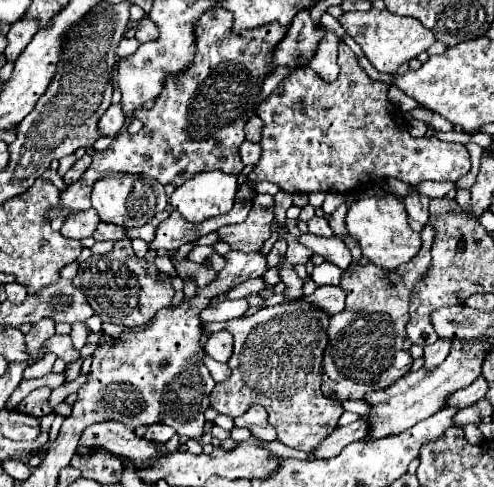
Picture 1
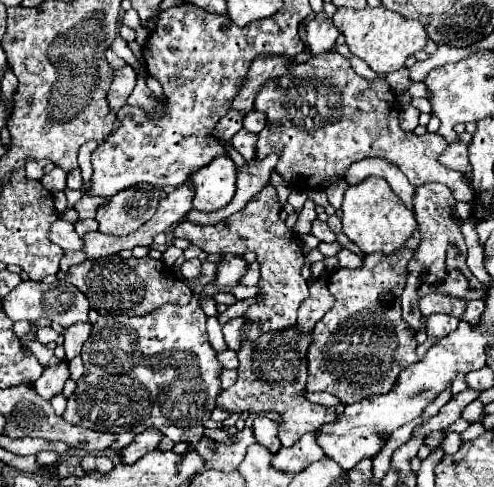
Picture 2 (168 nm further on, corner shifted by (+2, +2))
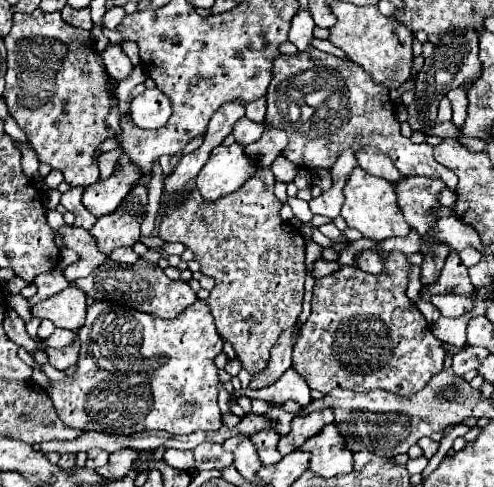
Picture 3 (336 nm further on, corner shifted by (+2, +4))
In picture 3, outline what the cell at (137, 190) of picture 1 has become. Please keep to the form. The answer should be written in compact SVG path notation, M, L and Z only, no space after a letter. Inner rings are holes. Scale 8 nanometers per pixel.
M137 185L115 213L99 217L91 227L89 233L97 241L97 249L101 249L103 255L111 255L117 247L133 247L141 235L139 227L145 217L145 207L147 189Z

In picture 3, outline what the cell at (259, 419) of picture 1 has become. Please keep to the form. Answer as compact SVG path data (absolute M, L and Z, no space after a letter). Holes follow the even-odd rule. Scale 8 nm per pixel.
M263 429L263 431L255 433L255 435L251 435L251 441L257 447L259 459L261 459L263 465L275 465L275 463L279 463L283 459L281 453L277 451L279 435L273 429Z

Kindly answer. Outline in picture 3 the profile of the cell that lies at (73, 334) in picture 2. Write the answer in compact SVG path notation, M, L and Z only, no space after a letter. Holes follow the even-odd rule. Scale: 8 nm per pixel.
M55 329L55 333L53 333L49 339L45 339L45 343L47 343L49 347L63 347L63 345L71 345L71 341L73 341L73 337L75 337L75 335L77 335L75 331Z

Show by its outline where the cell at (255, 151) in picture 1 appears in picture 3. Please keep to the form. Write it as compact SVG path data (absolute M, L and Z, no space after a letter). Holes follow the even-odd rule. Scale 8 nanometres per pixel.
M241 117L241 119L233 125L233 137L235 137L235 141L237 141L239 145L245 147L245 145L257 141L257 139L261 137L263 129L265 129L263 123L253 123L251 119Z

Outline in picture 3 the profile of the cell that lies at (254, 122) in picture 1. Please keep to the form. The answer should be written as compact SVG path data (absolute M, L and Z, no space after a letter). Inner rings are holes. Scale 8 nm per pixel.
M261 97L261 99L255 99L255 101L251 101L249 105L247 105L247 117L251 119L251 121L257 121L257 123L263 123L265 121L265 111L267 111L267 103L265 103L265 97Z

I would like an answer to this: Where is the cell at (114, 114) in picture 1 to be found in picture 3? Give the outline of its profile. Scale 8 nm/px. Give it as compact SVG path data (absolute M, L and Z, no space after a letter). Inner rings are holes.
M109 43L107 49L101 53L101 57L103 57L103 63L105 63L105 71L113 81L125 79L133 69L129 57L123 53L121 45L117 45L117 43Z

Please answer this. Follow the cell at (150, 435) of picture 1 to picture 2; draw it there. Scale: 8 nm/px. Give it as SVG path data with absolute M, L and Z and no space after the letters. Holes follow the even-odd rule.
M145 429L143 433L135 435L133 443L123 449L123 457L121 457L123 463L135 463L145 453L157 449L157 445L159 445L161 439L163 439L163 433L159 429Z

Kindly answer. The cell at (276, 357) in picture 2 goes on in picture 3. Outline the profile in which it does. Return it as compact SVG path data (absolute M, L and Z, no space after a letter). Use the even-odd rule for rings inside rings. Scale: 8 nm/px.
M325 409L325 411L309 415L309 417L297 417L295 423L291 425L291 433L279 439L279 453L289 455L297 447L301 447L301 443L305 443L305 439L319 435L321 429L329 423L333 423L333 411L331 409Z

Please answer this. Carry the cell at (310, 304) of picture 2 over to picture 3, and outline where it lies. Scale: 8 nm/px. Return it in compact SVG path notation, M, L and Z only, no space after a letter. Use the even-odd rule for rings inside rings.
M291 327L279 337L275 347L271 349L271 357L269 357L269 363L267 363L265 371L261 371L259 375L253 375L249 387L251 389L263 389L263 387L273 385L291 367L293 345L295 345L295 339L293 339L293 327Z

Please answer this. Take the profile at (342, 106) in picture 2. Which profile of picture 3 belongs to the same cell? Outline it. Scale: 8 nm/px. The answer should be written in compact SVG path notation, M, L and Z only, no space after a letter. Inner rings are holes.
M309 47L307 51L299 51L295 55L279 55L273 63L273 79L271 79L271 85L269 85L265 97L267 97L265 123L287 131L289 145L285 147L283 155L299 167L305 165L307 169L317 169L317 167L331 169L335 159L339 157L339 153L345 147L353 147L357 151L361 147L373 145L393 159L395 167L401 171L401 175L405 175L405 177L409 177L409 175L439 177L445 181L445 185L449 189L457 187L457 177L453 175L453 171L449 171L447 167L439 165L433 159L431 145L427 145L427 143L415 145L415 143L411 143L411 139L405 139L399 133L399 121L395 119L395 107L389 99L389 89L381 83L375 83L365 69L353 65L347 59L339 59L335 55L323 53L313 47Z

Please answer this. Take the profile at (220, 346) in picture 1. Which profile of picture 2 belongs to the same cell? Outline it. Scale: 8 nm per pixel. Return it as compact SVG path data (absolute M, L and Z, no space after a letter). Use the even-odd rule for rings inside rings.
M225 349L225 351L219 351L217 353L217 361L221 361L221 365L225 369L237 369L239 361L237 361L237 353L231 351L231 349Z

